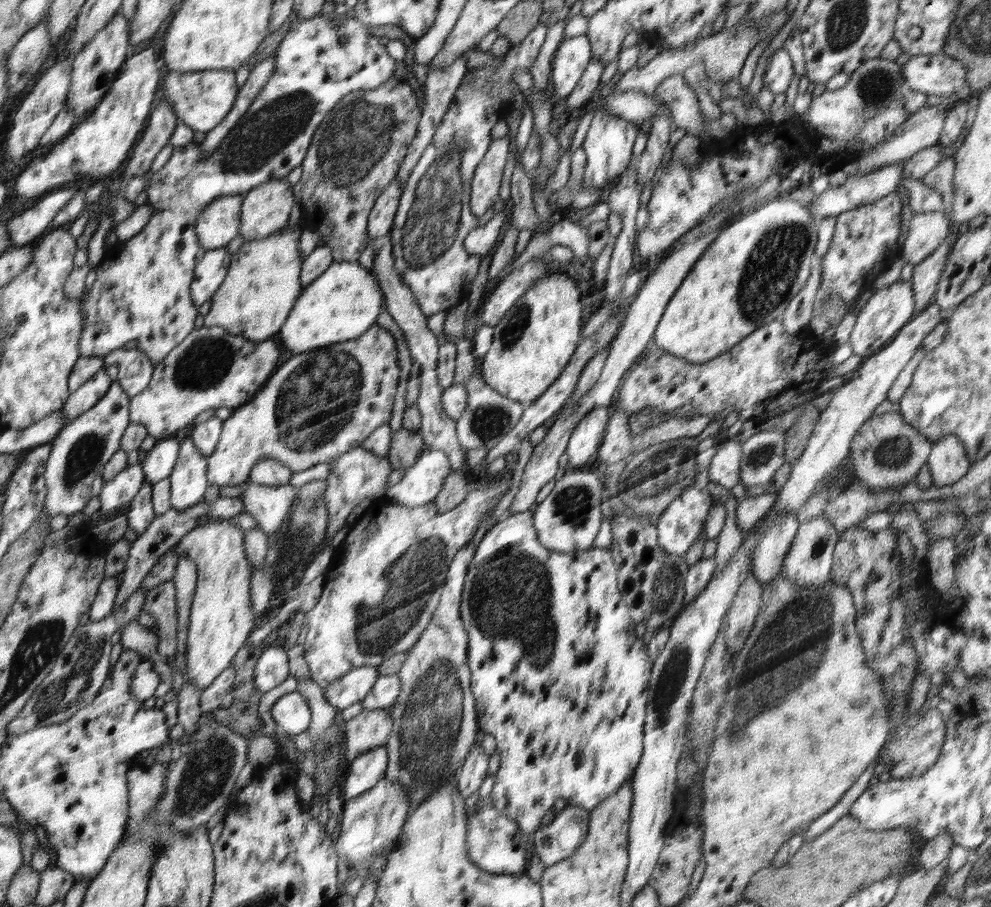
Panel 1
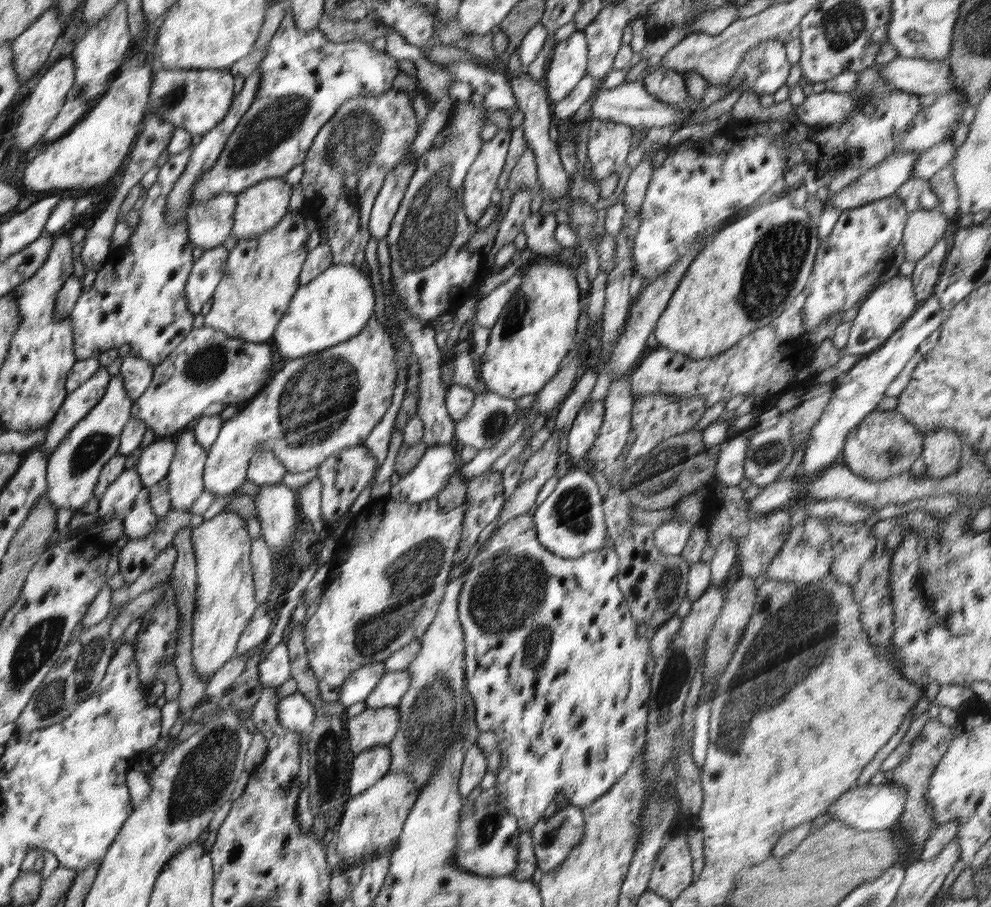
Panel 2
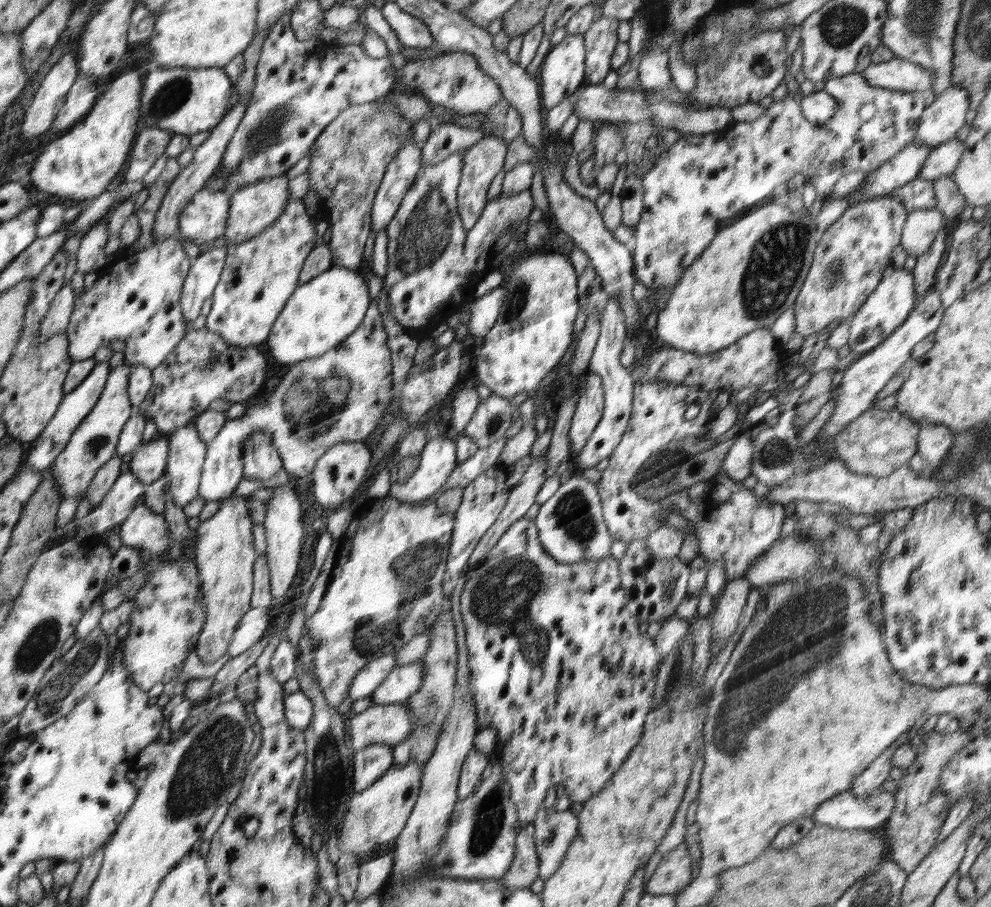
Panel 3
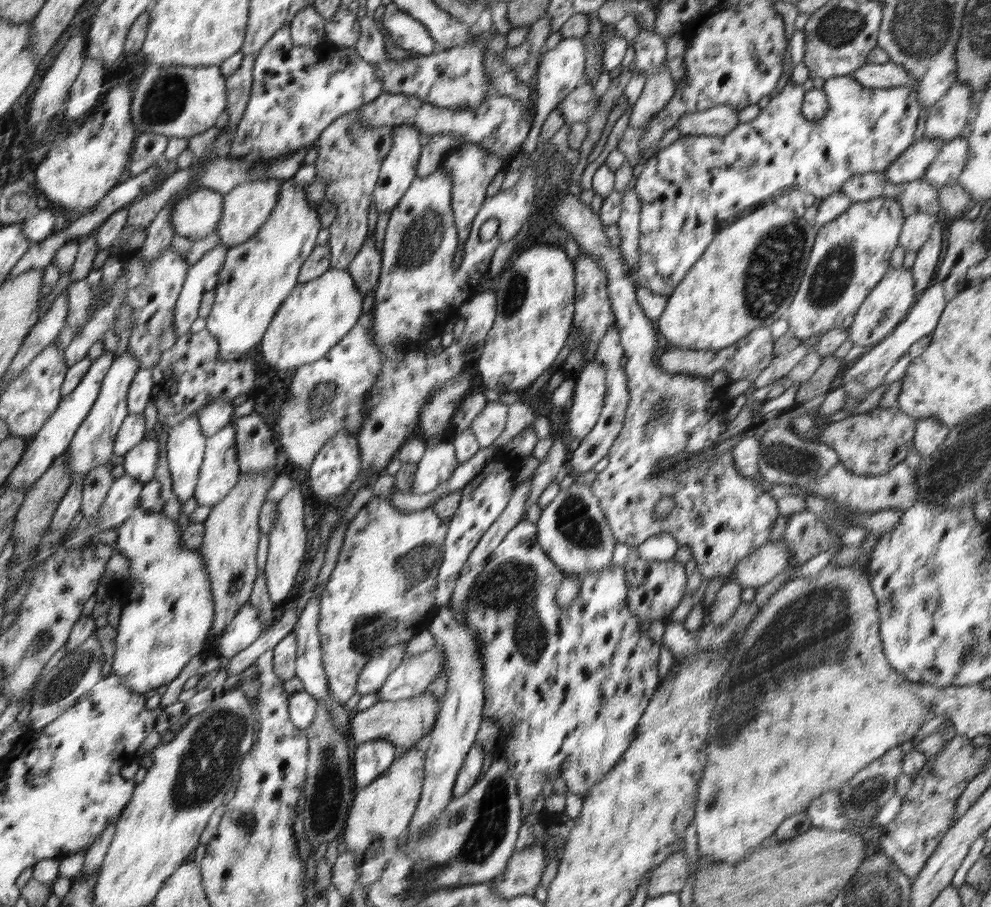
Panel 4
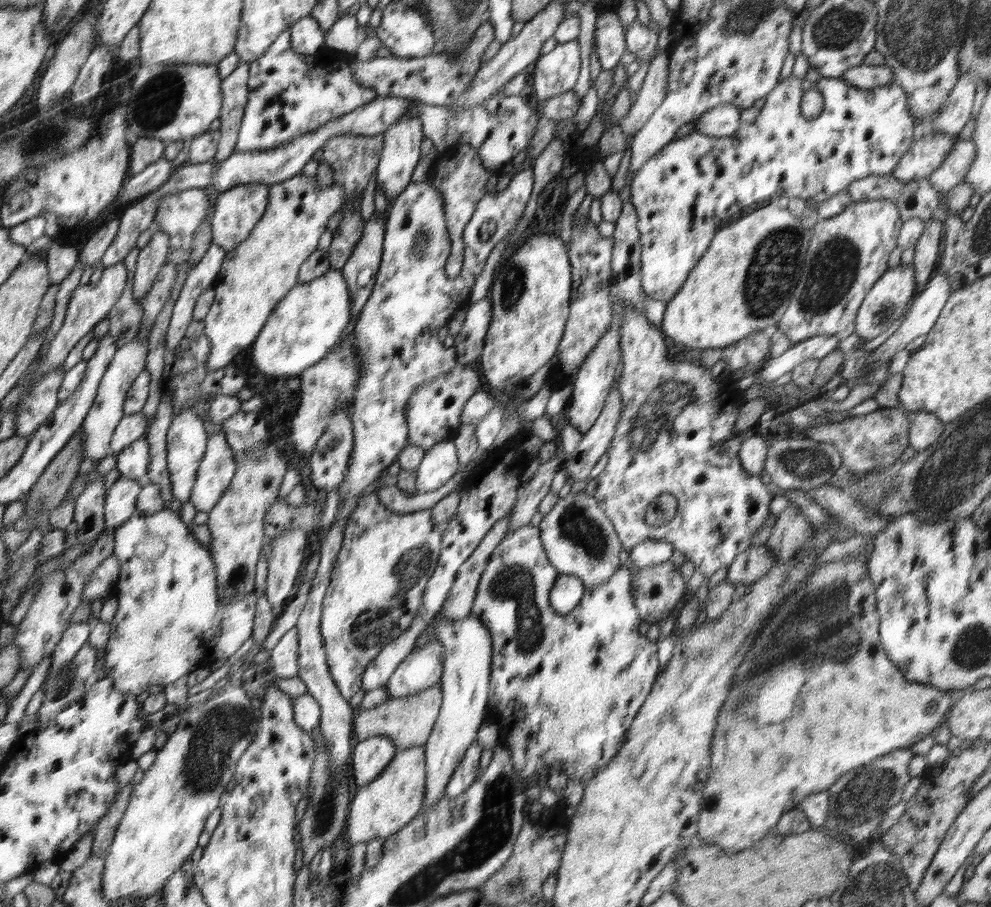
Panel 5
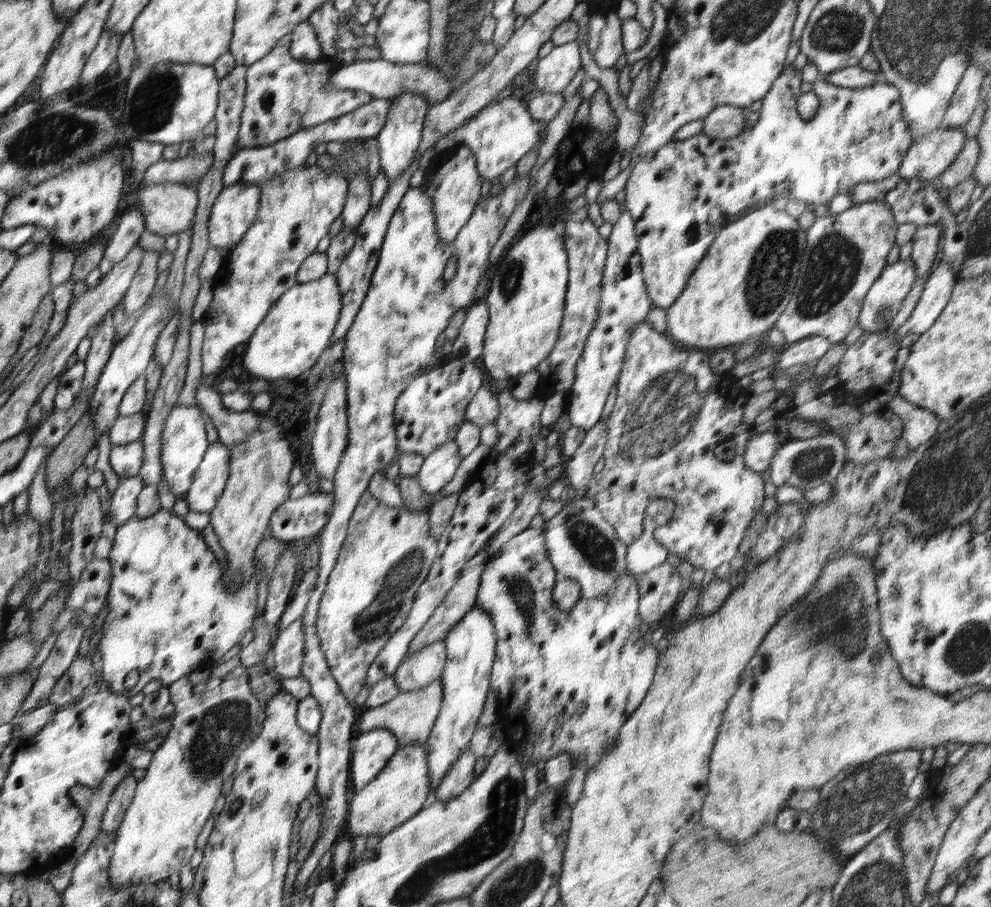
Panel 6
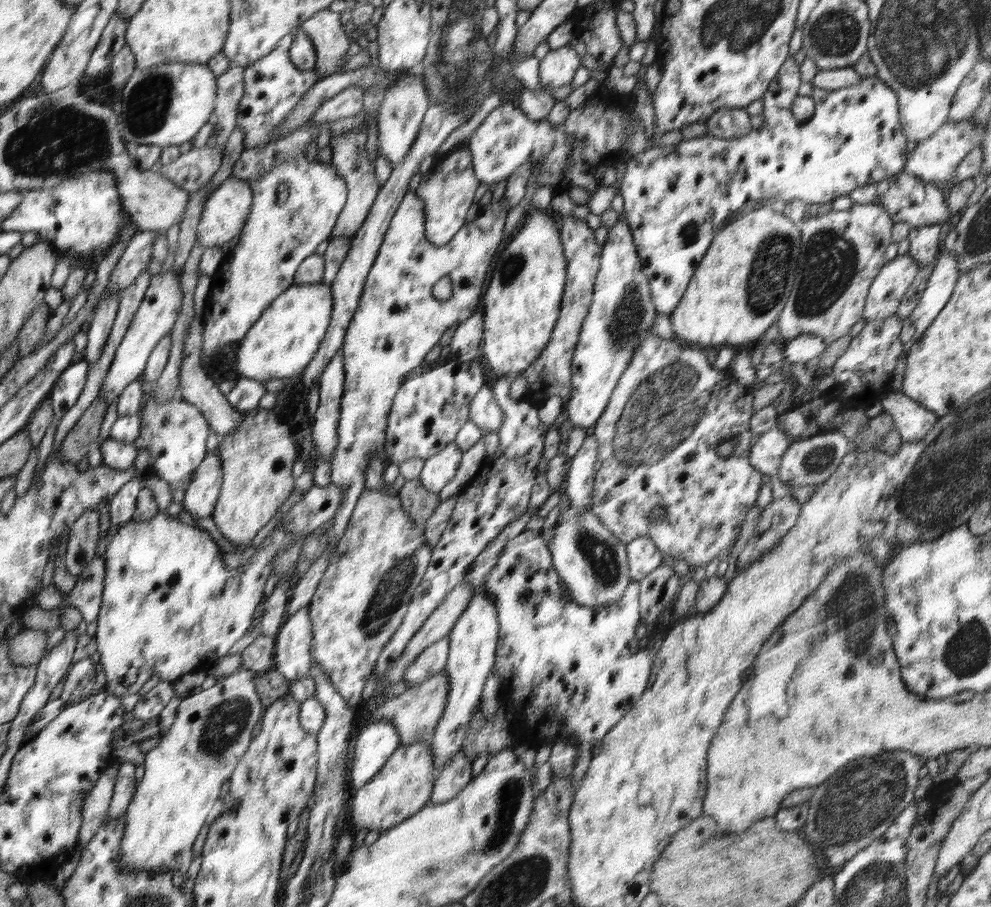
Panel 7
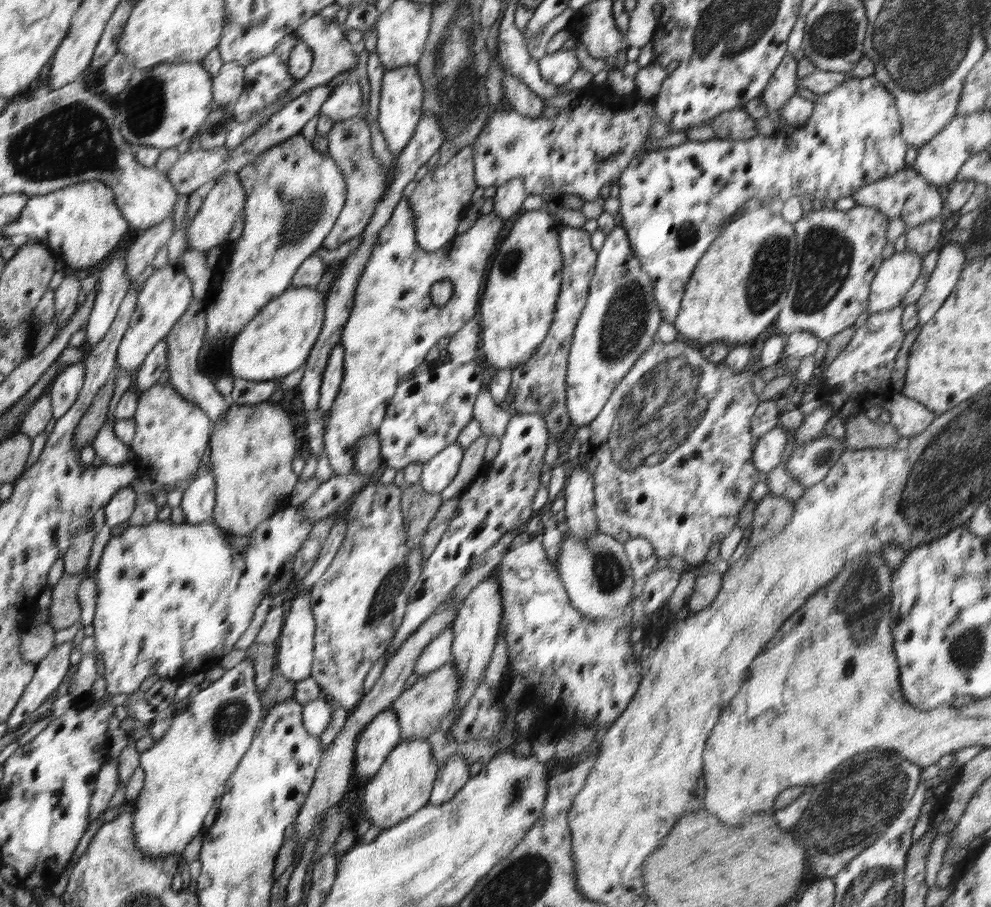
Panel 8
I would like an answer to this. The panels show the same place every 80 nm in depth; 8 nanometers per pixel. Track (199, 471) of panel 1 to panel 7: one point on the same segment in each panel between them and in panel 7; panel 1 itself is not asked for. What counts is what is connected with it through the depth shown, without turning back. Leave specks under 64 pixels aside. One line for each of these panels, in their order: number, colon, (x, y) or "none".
2: (185, 477)
3: (187, 452)
4: (186, 445)
5: (186, 438)
6: (184, 442)
7: (175, 433)

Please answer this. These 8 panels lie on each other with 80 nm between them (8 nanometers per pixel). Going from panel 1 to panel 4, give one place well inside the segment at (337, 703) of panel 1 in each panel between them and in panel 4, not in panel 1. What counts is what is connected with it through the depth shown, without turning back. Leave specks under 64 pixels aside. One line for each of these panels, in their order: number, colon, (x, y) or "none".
2: (361, 683)
3: (367, 680)
4: (376, 671)

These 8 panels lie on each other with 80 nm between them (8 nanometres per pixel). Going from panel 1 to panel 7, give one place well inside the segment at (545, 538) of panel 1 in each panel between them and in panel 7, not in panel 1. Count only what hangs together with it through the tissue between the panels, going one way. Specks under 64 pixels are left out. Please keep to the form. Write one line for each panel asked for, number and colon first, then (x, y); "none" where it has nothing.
2: (570, 522)
3: (570, 526)
4: (573, 531)
5: (578, 538)
6: (581, 544)
7: (590, 561)

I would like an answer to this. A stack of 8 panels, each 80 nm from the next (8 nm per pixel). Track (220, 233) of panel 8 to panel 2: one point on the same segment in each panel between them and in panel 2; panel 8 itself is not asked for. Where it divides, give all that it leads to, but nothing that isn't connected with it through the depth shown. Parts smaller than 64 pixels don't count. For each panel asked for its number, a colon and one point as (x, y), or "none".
2: (261, 207)
3: (254, 208)
4: (247, 207)
5: (238, 211)
6: (236, 207)
7: (228, 208)

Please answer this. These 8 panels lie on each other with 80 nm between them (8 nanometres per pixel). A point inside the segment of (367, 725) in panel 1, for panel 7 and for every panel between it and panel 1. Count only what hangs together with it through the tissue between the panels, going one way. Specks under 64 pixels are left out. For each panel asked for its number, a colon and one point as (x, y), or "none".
2: (373, 727)
3: (390, 723)
4: (404, 722)
5: (407, 721)
6: (410, 715)
7: (415, 713)

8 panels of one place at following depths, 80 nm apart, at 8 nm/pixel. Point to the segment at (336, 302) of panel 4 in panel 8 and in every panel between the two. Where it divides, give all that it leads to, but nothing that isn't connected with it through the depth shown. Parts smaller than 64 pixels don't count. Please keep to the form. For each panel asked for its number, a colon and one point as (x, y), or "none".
5: (305, 328)
6: (298, 330)
7: (284, 344)
8: (280, 340)

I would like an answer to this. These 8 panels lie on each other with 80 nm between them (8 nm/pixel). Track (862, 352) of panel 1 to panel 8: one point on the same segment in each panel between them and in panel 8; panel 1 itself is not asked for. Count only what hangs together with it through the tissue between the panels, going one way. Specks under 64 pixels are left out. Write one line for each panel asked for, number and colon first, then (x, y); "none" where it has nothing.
2: (887, 307)
3: (889, 304)
4: (889, 301)
5: (885, 302)
6: (883, 300)
7: (887, 289)
8: (895, 276)

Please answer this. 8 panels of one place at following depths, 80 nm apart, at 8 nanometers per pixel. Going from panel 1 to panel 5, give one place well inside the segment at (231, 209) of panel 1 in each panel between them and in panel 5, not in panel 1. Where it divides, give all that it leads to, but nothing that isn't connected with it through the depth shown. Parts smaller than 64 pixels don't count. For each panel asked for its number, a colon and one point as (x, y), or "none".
2: (209, 223)
3: (205, 217)
4: (197, 214)
5: (183, 213)

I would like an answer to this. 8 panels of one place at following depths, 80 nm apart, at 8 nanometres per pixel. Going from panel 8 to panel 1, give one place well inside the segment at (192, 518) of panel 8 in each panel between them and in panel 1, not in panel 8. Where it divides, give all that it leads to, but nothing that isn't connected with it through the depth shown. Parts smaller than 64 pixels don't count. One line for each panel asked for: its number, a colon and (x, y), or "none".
1: (323, 404)
2: (331, 400)
3: (339, 397)
4: (221, 471)
5: (217, 473)
6: (211, 478)
7: (200, 498)

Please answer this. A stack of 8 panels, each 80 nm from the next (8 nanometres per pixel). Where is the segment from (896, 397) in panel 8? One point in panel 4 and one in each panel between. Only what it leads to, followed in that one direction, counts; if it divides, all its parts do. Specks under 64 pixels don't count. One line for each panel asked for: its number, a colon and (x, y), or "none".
4: (930, 433)
5: (925, 430)
6: (920, 425)
7: (913, 422)

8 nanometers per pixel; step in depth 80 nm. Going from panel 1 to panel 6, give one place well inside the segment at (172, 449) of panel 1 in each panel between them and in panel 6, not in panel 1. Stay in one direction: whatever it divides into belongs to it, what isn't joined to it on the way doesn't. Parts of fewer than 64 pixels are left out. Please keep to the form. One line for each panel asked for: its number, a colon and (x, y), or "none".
2: (154, 463)
3: (148, 463)
4: (140, 463)
5: (132, 463)
6: (126, 460)

